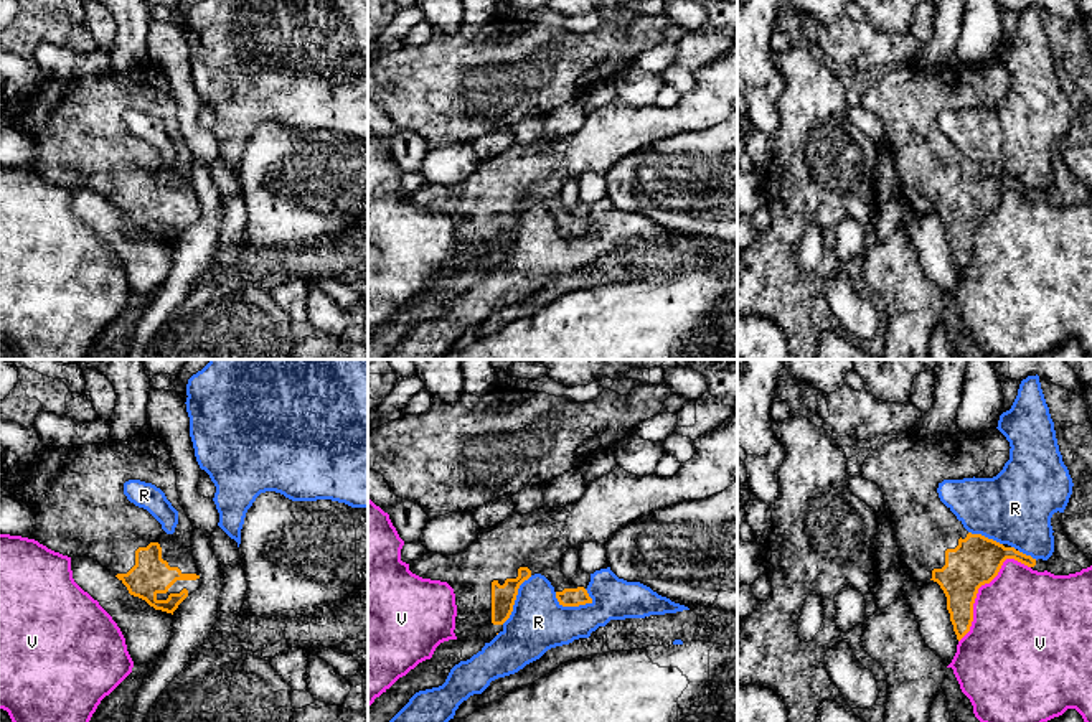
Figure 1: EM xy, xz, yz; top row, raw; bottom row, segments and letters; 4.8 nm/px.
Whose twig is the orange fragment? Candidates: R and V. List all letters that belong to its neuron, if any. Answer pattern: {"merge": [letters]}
{"merge": []}

